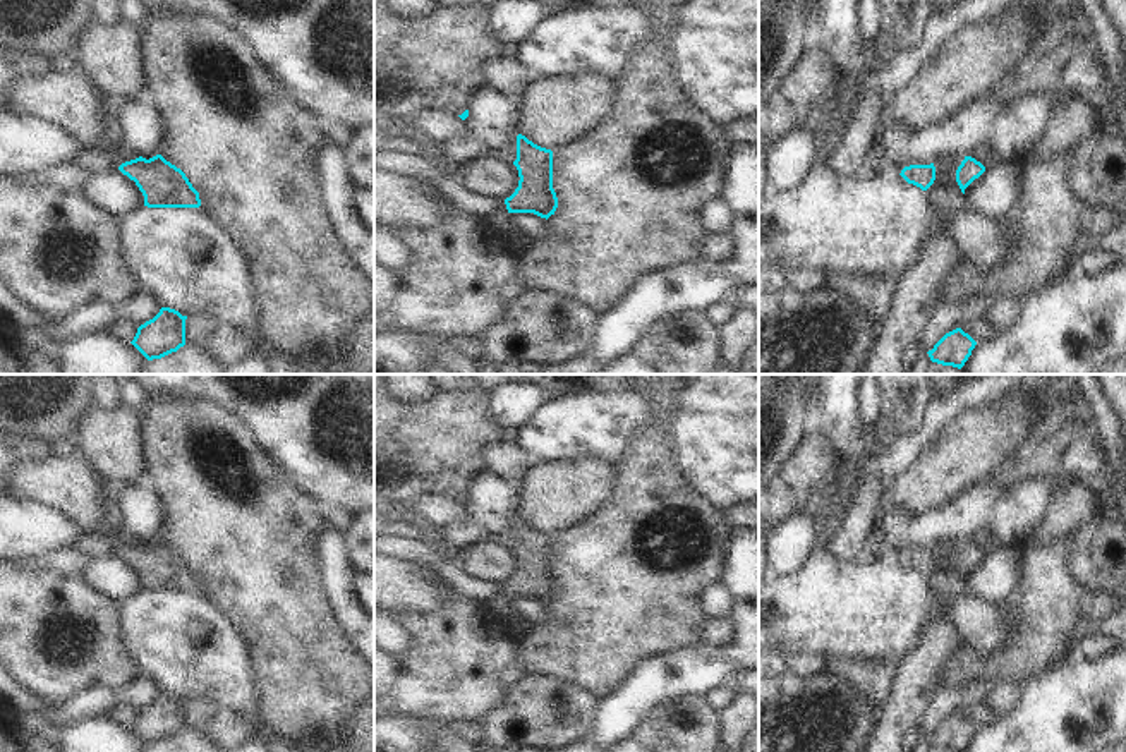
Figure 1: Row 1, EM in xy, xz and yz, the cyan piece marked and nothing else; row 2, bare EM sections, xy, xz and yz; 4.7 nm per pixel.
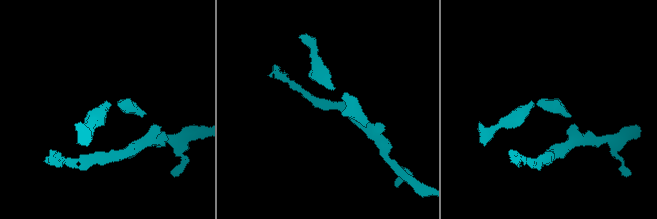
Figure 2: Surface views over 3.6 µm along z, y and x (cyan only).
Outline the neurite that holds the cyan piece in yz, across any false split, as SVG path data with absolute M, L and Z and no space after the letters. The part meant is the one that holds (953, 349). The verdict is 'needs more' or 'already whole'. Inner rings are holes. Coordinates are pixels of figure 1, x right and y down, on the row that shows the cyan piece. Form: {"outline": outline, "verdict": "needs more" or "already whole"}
{"outline": "M956 328L946 333L927 354L932 362L961 369L975 345L977 342L968 333Z", "verdict": "already whole"}

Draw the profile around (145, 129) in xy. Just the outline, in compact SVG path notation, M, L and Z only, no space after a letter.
M136 98L120 106L122 143L146 160L160 155L166 137L165 115L149 98Z

